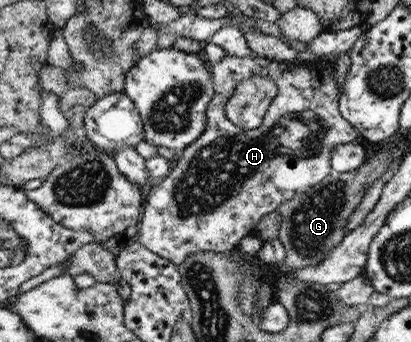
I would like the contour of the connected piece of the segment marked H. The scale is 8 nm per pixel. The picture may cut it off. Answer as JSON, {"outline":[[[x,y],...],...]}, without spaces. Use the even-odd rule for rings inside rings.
{"outline":[[[256,56],[223,58],[209,67],[215,92],[206,111],[206,130],[193,144],[182,149],[177,165],[171,173],[151,183],[141,207],[138,241],[157,257],[181,265],[190,255],[199,251],[225,253],[237,249],[239,241],[255,233],[257,223],[266,214],[277,210],[286,200],[293,198],[333,172],[331,152],[333,146],[359,141],[357,130],[341,115],[338,108],[339,87],[335,81],[334,65],[316,61],[312,65],[299,65],[294,61],[275,61]],[[251,76],[263,76],[277,84],[278,93],[269,105],[264,125],[244,130],[229,121],[225,104],[235,86]]]}

